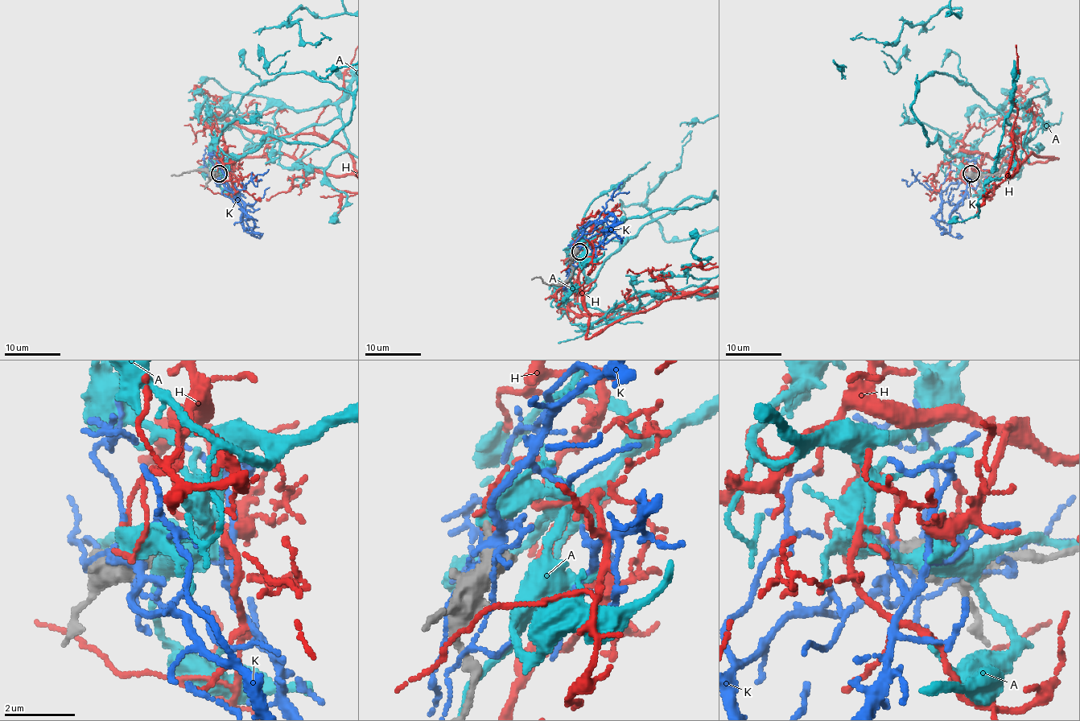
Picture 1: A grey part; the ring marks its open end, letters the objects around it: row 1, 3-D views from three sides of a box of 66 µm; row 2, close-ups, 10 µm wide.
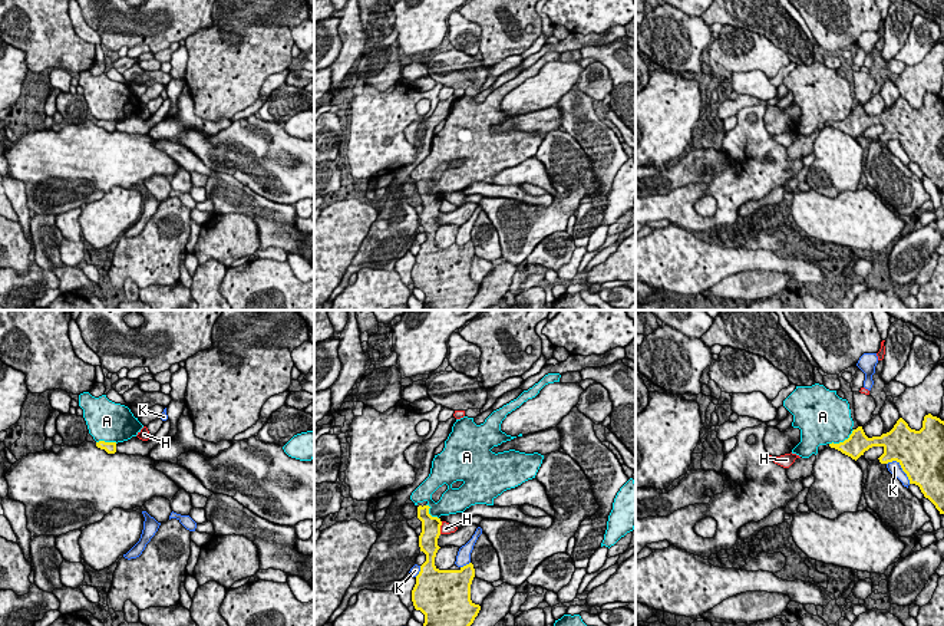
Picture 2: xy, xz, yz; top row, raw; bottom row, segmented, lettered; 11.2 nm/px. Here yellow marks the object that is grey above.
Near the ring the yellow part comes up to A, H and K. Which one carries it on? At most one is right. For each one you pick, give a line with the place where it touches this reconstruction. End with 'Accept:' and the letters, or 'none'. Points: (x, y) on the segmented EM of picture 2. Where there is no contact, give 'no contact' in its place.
Accept: none

